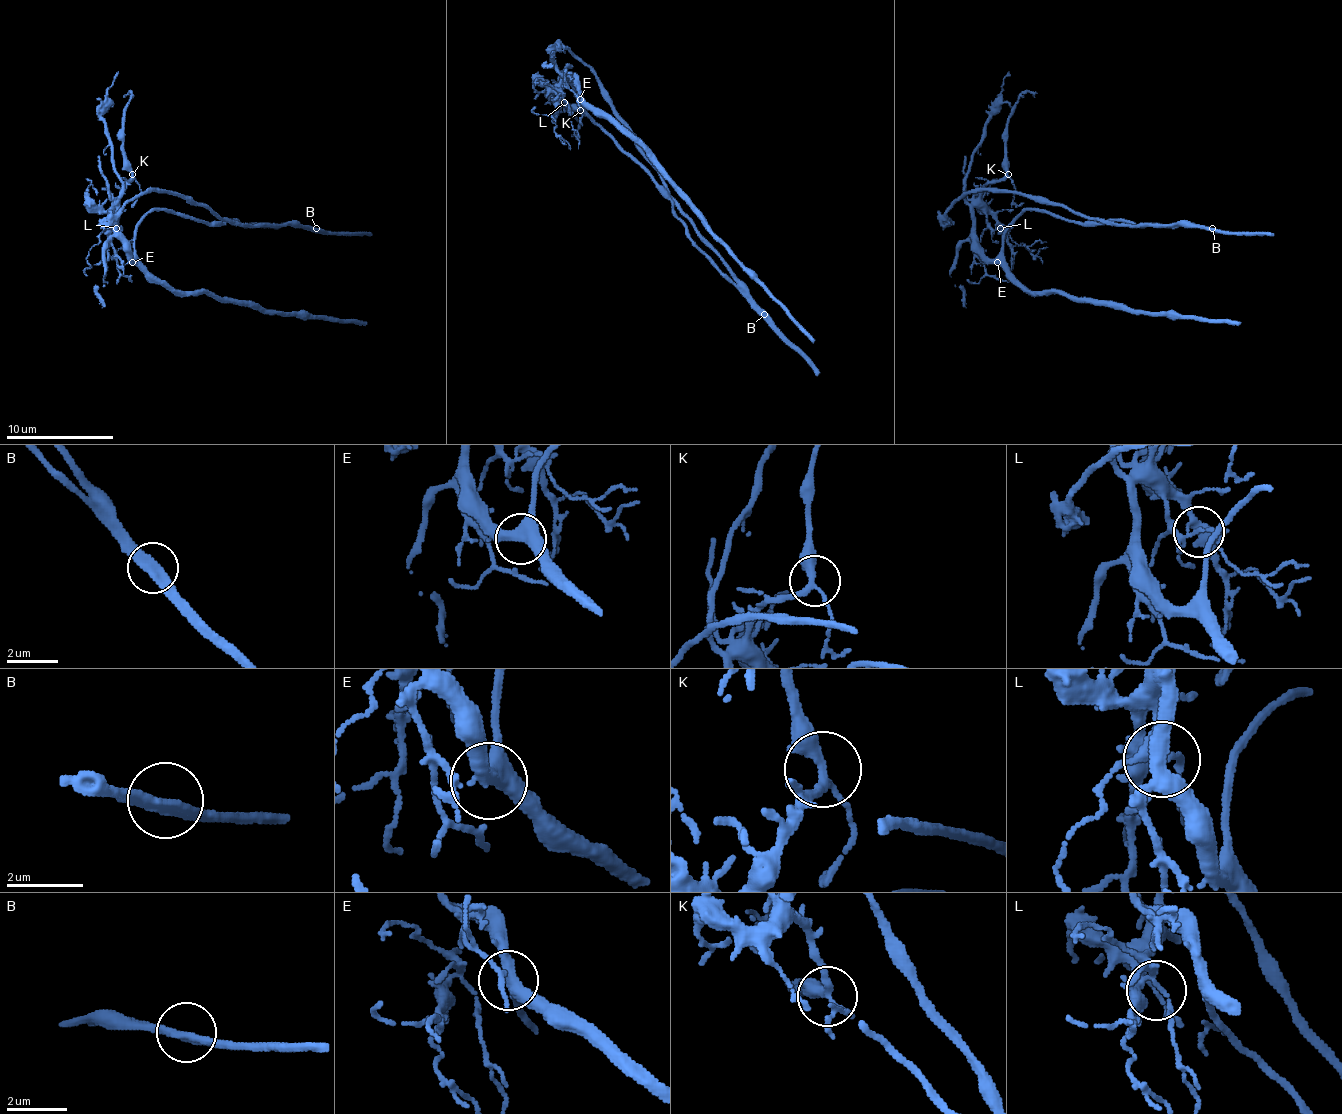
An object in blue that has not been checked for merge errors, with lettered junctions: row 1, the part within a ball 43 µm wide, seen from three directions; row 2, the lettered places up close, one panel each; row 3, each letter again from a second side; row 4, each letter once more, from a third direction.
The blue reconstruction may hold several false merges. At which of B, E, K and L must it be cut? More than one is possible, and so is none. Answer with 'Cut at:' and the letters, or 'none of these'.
Cut at: B

